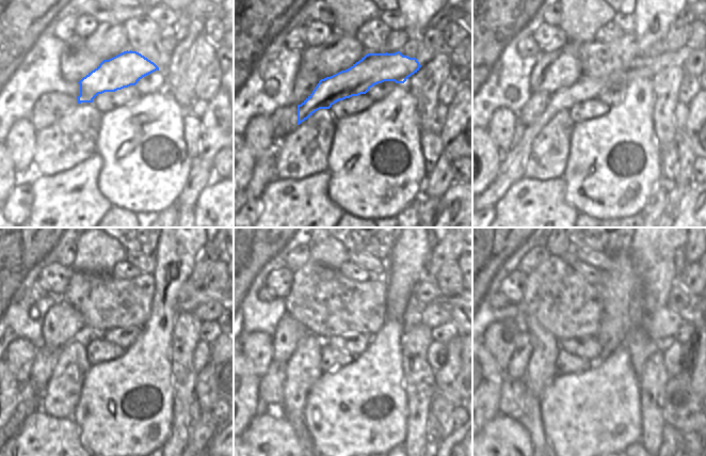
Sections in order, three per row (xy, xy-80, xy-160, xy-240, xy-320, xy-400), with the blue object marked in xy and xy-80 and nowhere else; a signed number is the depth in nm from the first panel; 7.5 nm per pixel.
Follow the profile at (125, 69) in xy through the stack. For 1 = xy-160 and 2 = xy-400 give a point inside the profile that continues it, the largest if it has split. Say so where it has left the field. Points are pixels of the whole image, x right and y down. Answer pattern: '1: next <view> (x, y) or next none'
1: next xy-160 (511, 170)
2: next none

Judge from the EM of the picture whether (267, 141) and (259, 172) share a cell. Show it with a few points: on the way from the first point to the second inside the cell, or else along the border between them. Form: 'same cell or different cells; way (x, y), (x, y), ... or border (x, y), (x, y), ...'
different cells; border (275, 143), (272, 148), (266, 151), (256, 160)

